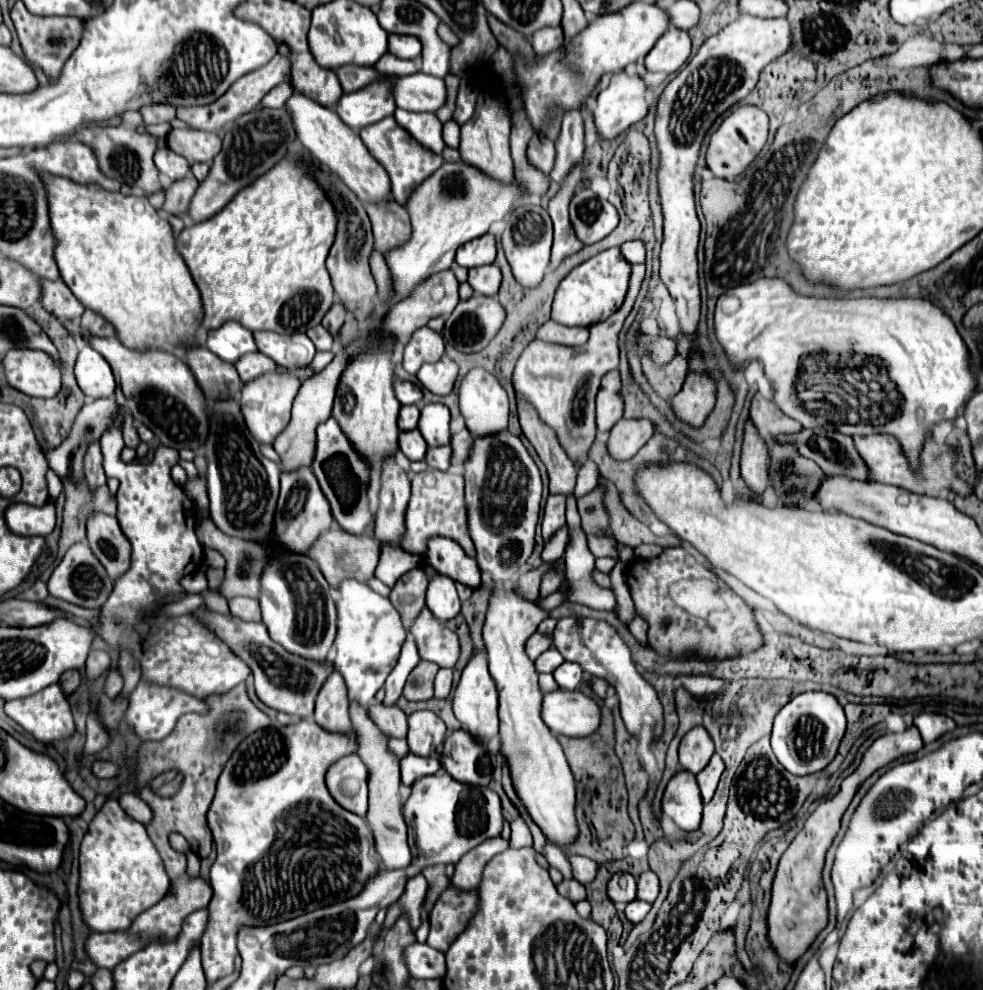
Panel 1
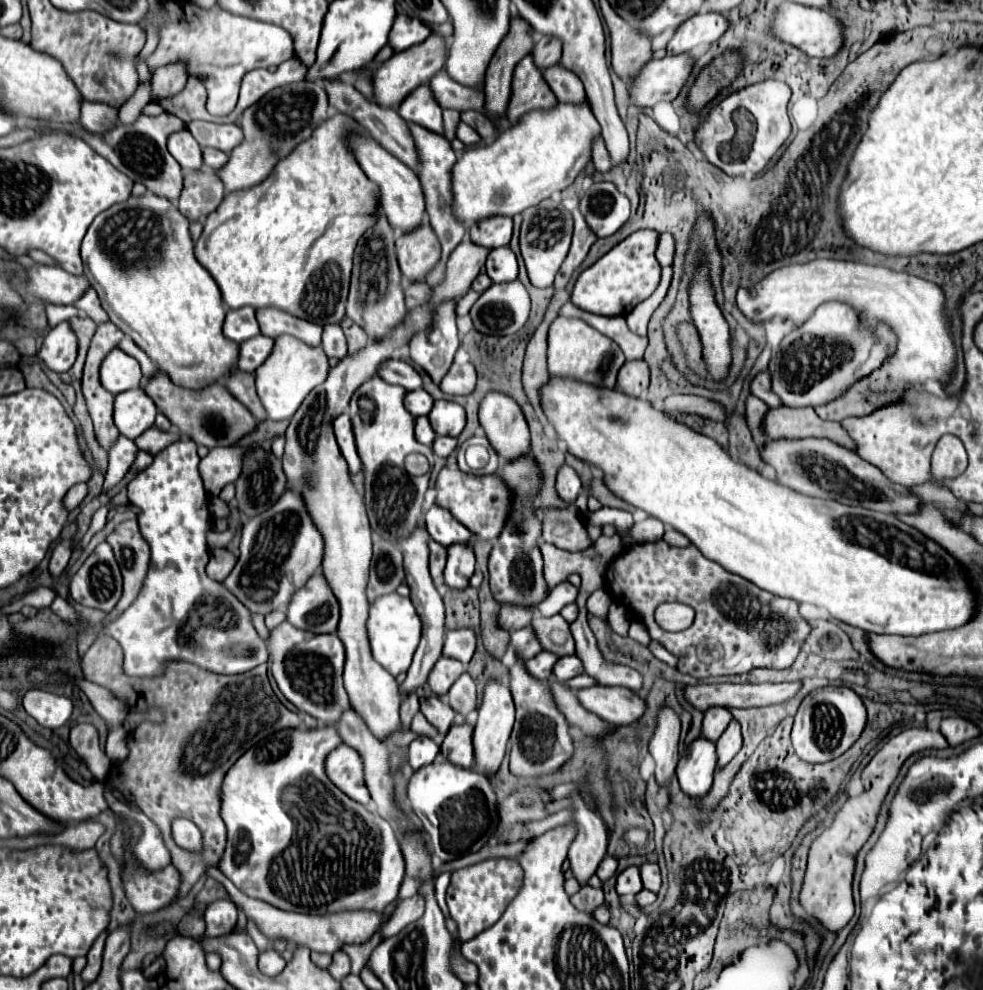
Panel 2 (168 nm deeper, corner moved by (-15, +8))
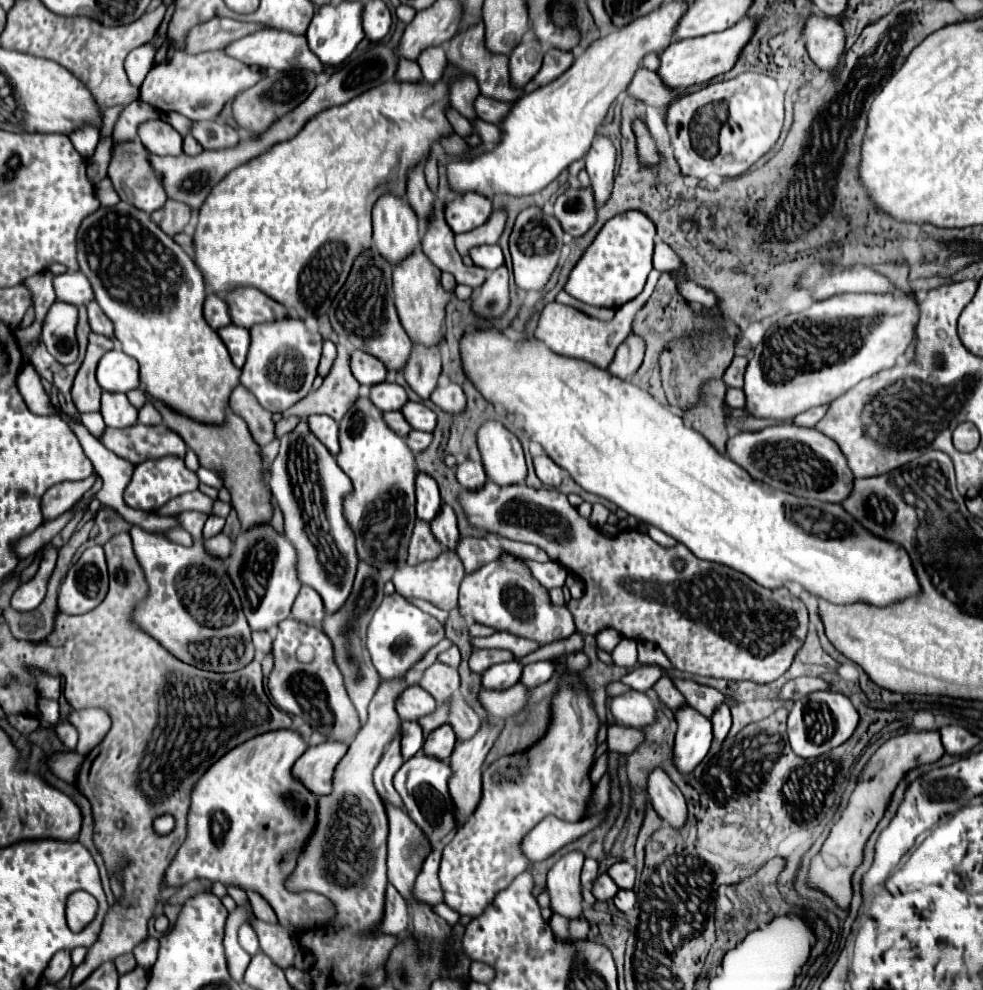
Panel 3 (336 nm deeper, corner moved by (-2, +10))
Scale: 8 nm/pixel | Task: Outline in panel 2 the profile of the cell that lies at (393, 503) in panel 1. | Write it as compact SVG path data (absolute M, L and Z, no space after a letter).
M419 529L415 531L415 535L411 535L411 539L401 539L401 551L403 551L403 557L405 557L405 575L407 575L407 585L411 589L411 601L423 621L423 637L421 637L421 643L415 651L415 657L413 657L413 663L407 671L407 679L399 685L399 691L401 695L409 695L409 693L415 693L419 687L423 687L427 683L427 677L433 669L433 665L437 663L437 659L441 657L441 651L443 651L443 637L445 637L445 609L443 609L443 599L441 595L437 593L433 581L431 581L431 575L429 575L429 551L427 551L427 531L425 529Z

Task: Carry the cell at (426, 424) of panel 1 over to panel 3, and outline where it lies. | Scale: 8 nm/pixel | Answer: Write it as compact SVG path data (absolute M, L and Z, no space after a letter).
M408 401L402 407L402 413L404 413L406 421L412 425L412 429L428 431L428 433L432 433L436 429L436 413L430 407L426 407L424 403Z

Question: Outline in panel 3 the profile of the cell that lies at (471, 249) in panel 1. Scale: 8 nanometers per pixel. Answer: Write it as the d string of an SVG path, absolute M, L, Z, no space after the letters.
M466 193L446 205L446 221L454 233L468 233L484 225L492 215L490 199L478 193Z

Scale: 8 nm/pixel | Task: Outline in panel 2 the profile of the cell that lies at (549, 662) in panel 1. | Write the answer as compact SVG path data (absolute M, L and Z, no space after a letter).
M541 651L533 659L527 659L525 661L525 669L527 669L527 673L531 677L535 677L539 681L545 681L545 679L551 677L551 667L553 667L555 661L557 661L557 655L551 655L547 651Z

